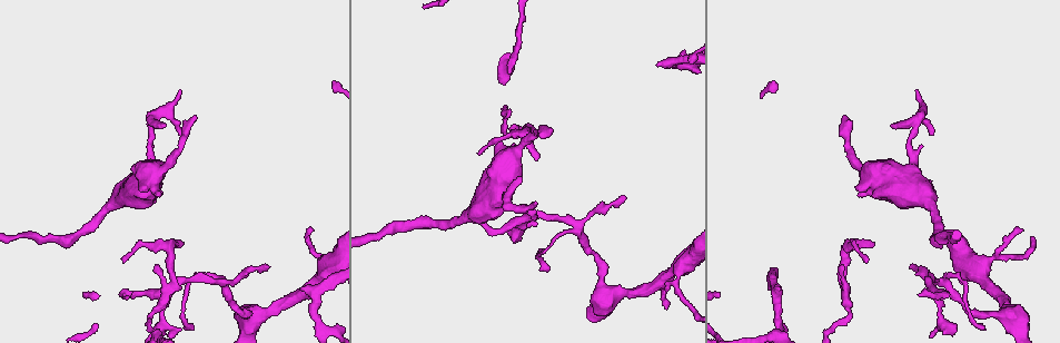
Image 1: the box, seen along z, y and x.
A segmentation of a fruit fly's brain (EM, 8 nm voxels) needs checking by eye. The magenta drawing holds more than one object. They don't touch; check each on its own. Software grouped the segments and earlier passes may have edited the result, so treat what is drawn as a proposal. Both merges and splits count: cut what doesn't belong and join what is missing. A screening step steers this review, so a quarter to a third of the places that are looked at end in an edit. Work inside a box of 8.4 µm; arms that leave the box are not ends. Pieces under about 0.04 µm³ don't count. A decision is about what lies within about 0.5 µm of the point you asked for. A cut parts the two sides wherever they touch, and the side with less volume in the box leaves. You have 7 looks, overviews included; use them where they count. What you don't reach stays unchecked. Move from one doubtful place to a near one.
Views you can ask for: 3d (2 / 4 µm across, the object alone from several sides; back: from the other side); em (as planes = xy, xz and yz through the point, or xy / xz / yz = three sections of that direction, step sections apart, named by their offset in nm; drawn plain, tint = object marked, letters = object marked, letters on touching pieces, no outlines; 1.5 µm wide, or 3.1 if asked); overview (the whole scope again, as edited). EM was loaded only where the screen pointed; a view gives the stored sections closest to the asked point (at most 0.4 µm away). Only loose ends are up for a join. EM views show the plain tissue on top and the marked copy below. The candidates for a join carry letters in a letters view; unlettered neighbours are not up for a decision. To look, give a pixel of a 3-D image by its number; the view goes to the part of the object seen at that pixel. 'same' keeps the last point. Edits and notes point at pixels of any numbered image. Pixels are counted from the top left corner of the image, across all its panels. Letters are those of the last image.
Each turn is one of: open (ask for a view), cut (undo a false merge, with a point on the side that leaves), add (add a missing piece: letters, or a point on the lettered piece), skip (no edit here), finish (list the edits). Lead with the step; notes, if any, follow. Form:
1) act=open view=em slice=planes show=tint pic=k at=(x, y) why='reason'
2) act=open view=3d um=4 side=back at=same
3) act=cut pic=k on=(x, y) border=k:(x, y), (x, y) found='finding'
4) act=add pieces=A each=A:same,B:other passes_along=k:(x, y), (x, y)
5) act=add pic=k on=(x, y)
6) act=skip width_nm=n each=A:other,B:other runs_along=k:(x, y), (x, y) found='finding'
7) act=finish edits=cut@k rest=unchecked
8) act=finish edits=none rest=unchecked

act=open view=3d um=4 pic=1 at=(664, 307) why='free end'

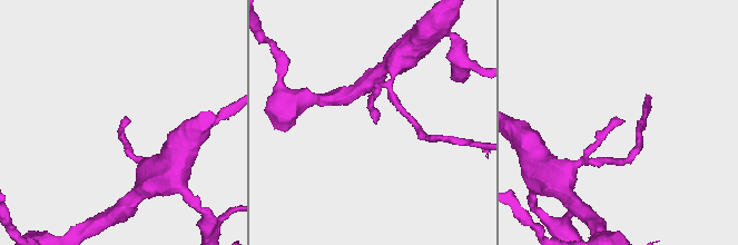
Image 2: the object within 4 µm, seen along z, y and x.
act=open view=em slice=xz step=8 show=tint pic=2 at=(126, 120)

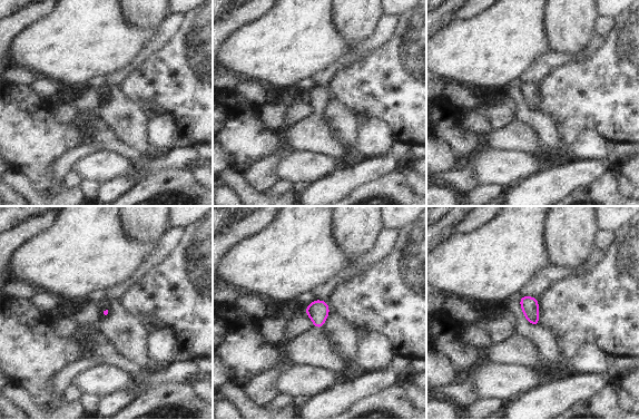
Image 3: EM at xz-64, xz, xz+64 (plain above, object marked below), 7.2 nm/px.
act=open view=em slice=planes show=letters at=same

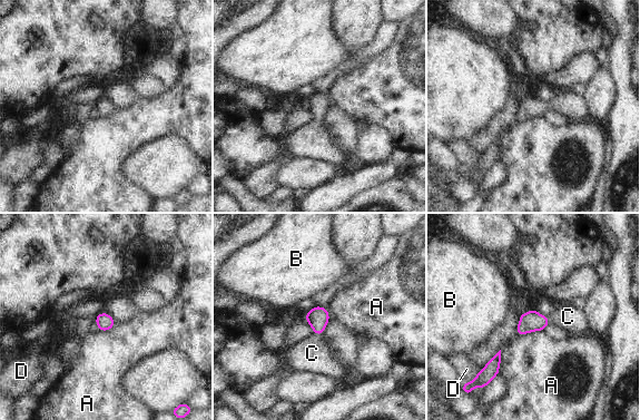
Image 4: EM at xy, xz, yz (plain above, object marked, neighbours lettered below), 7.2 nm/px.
act=add pic=4 on=(312, 353) each=A:other,B:other,C:same,D:other passes_along=4:(317, 318), (317, 333), (312, 353) found='the neuron continues'

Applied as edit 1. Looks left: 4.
act=open view=overview why='redraw'

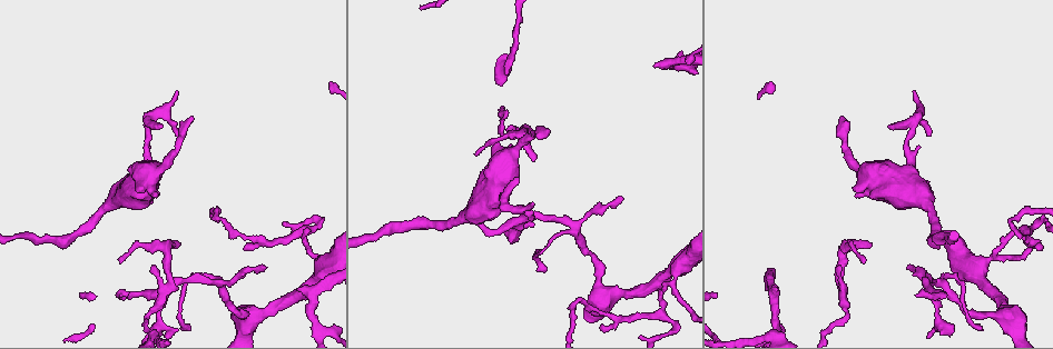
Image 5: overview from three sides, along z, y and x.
act=open view=em slice=planes show=tint pic=5 at=(504, 201) why='narrows sharply'

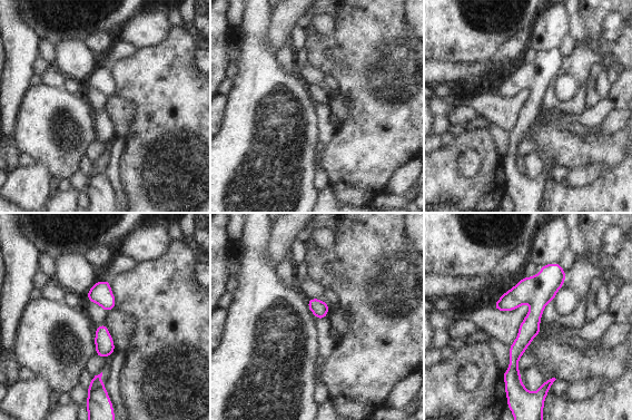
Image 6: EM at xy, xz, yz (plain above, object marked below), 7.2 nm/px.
act=open view=em slice=planes show=letters at=same

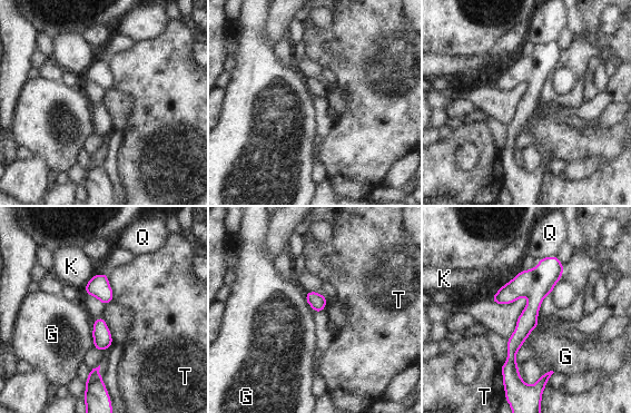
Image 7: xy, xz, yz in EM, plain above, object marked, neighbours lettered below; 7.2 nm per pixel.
act=skip width_nm=160 each=G:other,K:other,Q:other,T:other runs_along=7:(554, 258), (535, 285), (512, 371) found='one neuron here'

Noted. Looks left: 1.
act=finish edits=add@4 rest=unchecked

